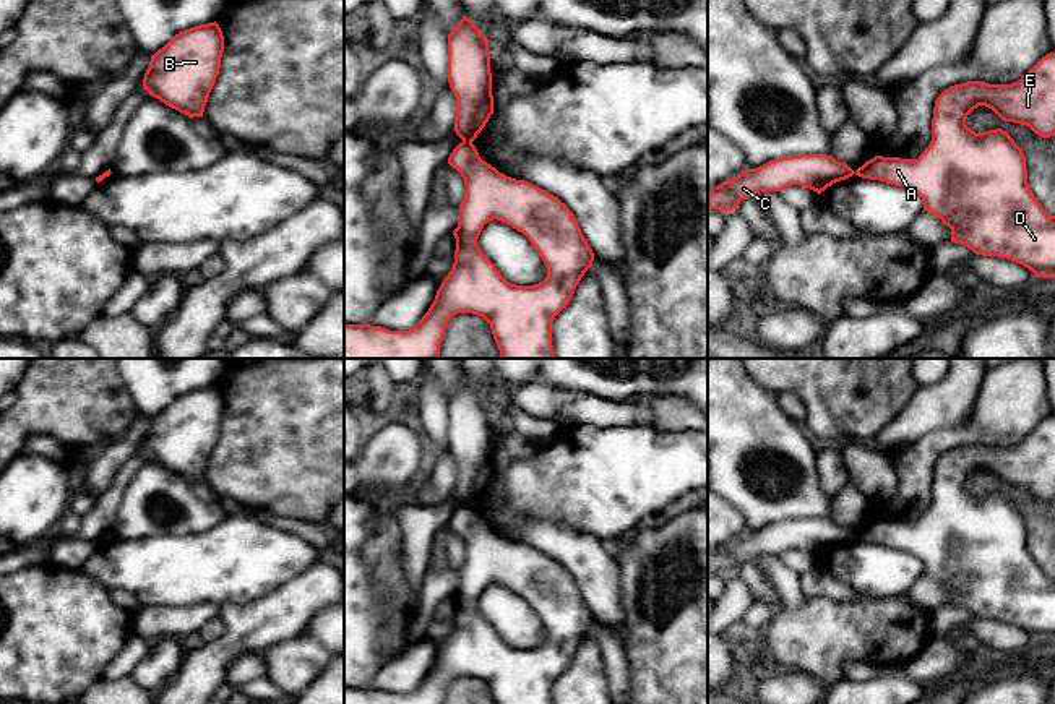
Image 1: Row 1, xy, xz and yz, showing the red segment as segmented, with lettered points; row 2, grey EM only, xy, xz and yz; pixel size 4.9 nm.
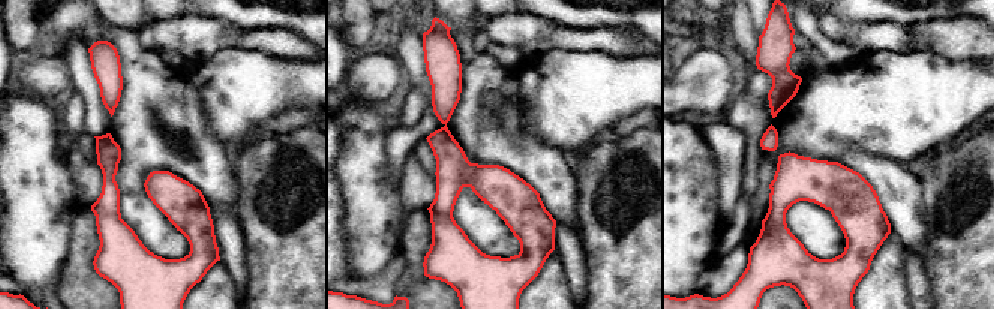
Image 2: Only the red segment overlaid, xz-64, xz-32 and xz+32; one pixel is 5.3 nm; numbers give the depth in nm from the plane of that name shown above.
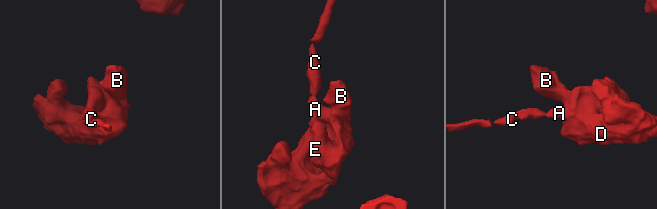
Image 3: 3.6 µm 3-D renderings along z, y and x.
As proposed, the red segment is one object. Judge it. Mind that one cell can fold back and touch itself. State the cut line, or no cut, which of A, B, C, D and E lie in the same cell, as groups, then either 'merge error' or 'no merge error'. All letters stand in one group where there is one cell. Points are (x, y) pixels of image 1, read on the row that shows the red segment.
cut in xz along (463, 140), (471, 143); A B D E / C; merge error

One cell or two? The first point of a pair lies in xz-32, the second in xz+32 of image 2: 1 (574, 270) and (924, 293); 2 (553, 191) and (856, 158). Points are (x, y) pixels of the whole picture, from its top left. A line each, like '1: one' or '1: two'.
1: one
2: one

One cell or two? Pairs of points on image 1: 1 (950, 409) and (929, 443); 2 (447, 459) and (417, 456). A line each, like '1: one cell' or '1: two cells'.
1: two cells
2: two cells

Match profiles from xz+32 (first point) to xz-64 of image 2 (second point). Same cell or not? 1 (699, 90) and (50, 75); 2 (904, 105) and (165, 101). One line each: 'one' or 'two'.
1: one
2: two

